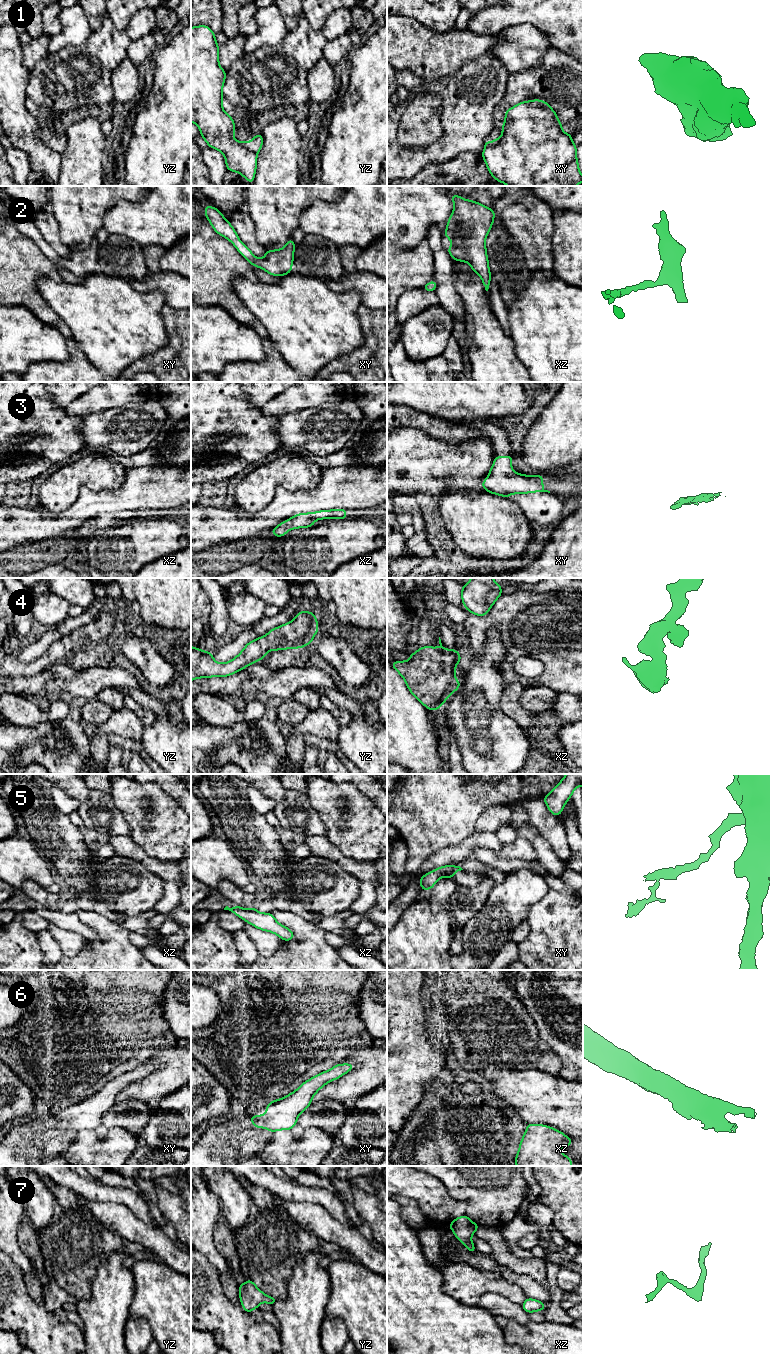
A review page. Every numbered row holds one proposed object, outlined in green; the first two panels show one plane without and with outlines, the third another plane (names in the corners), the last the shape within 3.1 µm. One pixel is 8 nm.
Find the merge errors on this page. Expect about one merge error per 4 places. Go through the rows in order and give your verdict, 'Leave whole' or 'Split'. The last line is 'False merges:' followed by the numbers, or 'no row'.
1: Split
2: Leave whole
3: Leave whole
4: Leave whole
5: Leave whole
6: Leave whole
7: Leave whole
False merges: 1

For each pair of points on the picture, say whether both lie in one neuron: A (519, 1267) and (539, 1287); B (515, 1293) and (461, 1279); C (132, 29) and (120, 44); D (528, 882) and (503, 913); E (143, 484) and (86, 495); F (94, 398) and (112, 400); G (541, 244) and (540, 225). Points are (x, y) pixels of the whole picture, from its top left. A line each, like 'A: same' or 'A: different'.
A: different
B: same
C: different
D: same
E: same
F: same
G: same

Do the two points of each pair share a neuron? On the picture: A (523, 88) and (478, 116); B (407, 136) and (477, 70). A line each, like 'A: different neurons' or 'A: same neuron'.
A: different neurons
B: different neurons

